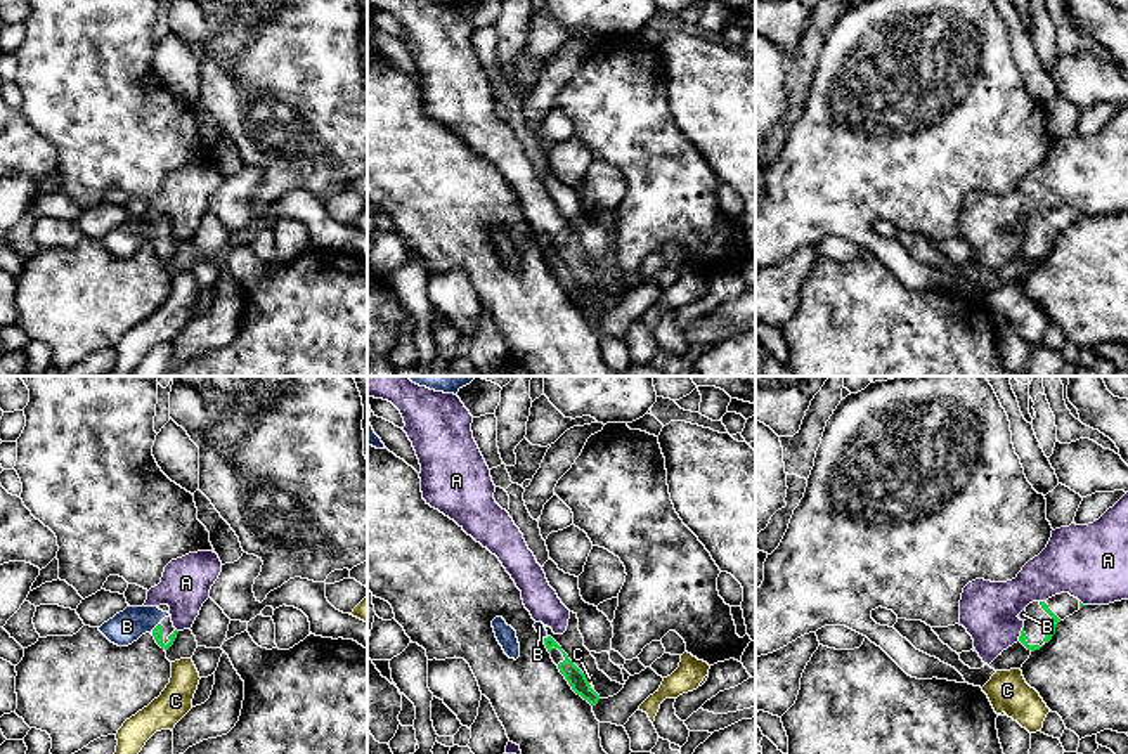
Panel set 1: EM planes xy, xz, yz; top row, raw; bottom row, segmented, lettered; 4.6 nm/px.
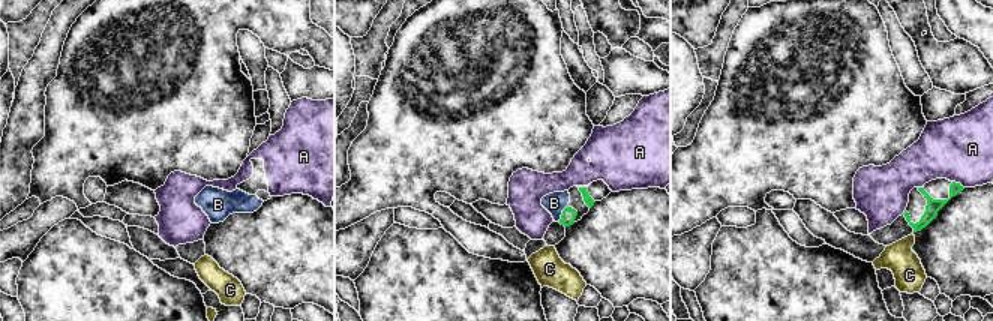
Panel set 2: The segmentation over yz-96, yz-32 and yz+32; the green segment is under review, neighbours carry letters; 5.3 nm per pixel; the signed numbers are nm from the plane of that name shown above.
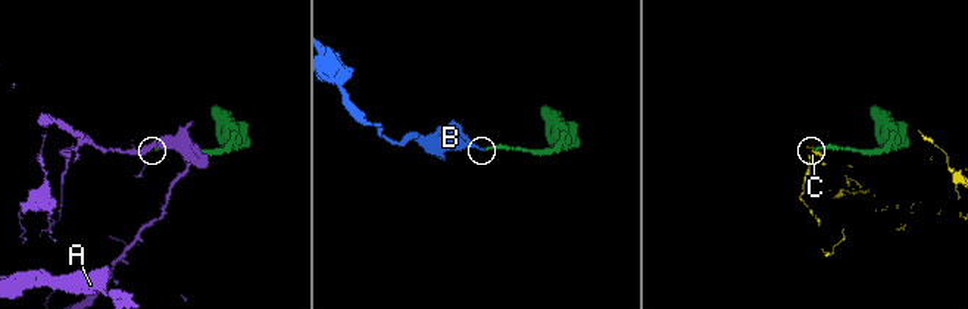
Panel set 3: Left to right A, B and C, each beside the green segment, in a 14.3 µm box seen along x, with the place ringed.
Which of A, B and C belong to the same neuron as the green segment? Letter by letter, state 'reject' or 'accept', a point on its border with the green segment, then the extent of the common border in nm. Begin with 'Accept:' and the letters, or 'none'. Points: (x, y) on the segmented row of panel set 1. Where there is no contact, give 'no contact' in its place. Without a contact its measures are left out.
Accept: B
A: reject; contact yz (1042, 602); length 30 nm
B: accept; contact xy (155, 628); length 70 nm
C: reject; contact xz (588, 683); length 80 nm

